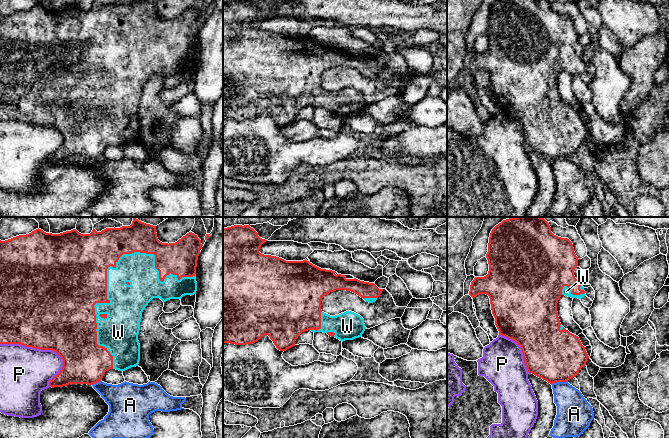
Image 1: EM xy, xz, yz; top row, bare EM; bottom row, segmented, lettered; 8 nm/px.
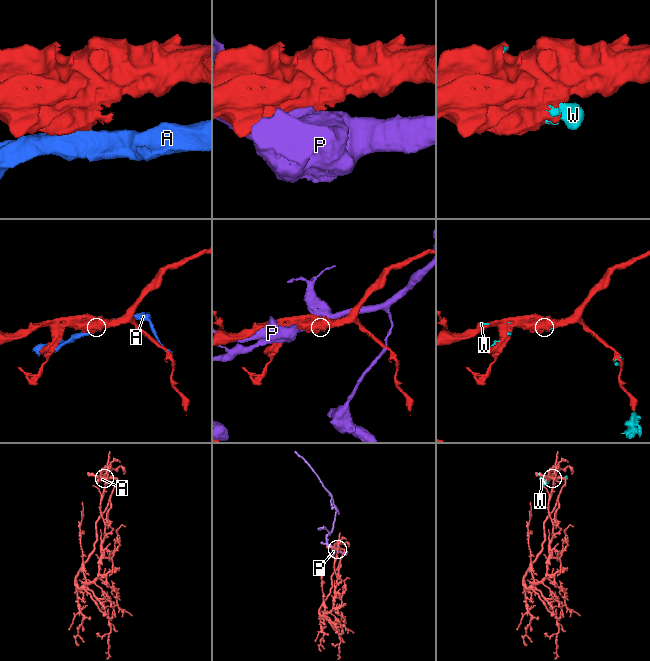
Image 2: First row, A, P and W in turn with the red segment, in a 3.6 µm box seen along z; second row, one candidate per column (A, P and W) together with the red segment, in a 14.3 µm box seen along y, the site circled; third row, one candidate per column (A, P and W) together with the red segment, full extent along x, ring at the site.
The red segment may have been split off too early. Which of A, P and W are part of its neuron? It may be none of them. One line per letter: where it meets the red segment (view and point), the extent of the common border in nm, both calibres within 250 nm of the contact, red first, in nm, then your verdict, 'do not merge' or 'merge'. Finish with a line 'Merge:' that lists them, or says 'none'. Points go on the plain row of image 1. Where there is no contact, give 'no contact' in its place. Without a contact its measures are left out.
A: yz (559, 157) | 140 nm | 420/260 nm | do not merge
P: xy (35, 124) | 550 nm | 500/400 nm | do not merge
W: xy (106, 46) | 1000 nm | 500/260 nm | merge
Merge: W

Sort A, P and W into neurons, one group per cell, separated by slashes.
A / P / W

